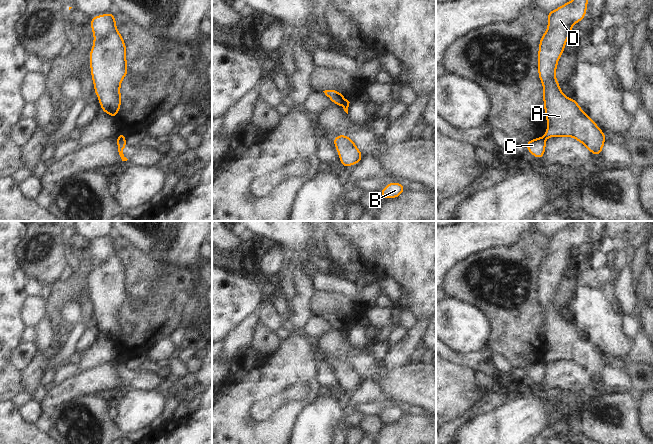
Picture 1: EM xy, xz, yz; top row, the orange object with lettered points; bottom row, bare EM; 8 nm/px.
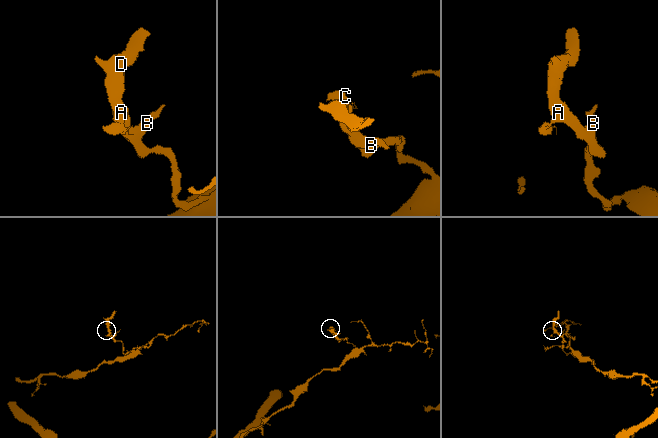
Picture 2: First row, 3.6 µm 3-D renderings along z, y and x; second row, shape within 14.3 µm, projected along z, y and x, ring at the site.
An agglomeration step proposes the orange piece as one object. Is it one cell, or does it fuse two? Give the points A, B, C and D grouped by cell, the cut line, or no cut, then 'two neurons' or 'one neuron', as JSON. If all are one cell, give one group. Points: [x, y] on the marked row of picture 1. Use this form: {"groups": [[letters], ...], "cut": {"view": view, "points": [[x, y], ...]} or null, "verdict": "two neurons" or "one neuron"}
{"groups": [["A", "B", "D"], ["C"]], "cut": {"view": "xy", "points": [[117, 137], [124, 139]]}, "verdict": "two neurons"}

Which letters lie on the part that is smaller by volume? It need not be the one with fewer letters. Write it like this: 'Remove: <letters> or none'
Remove: C

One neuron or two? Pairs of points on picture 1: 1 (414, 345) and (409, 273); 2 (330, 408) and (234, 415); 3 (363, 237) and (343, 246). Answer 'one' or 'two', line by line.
1: two
2: two
3: two

